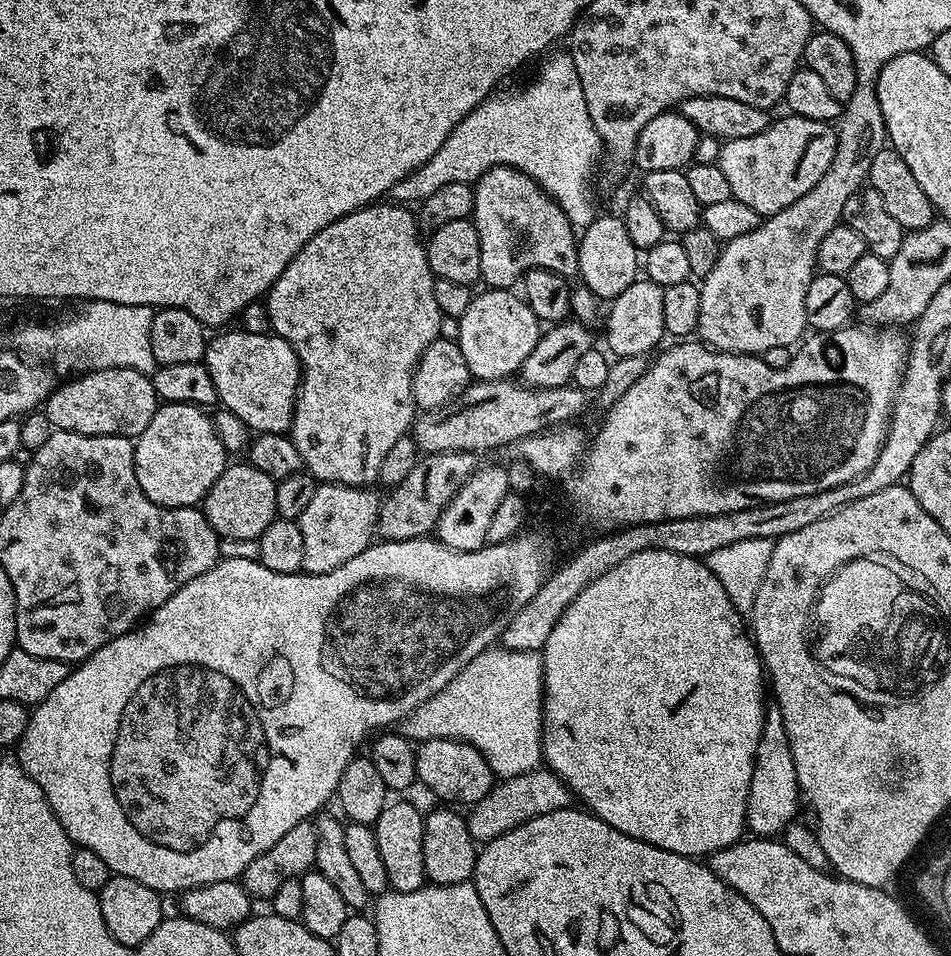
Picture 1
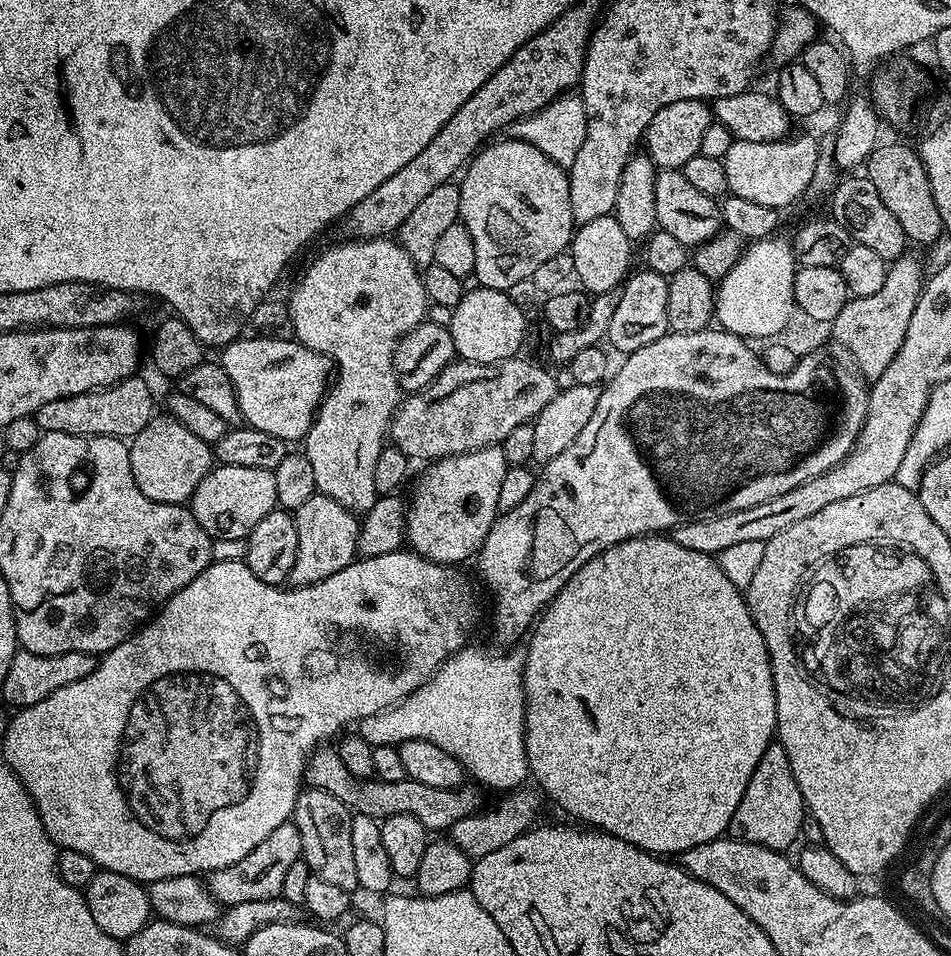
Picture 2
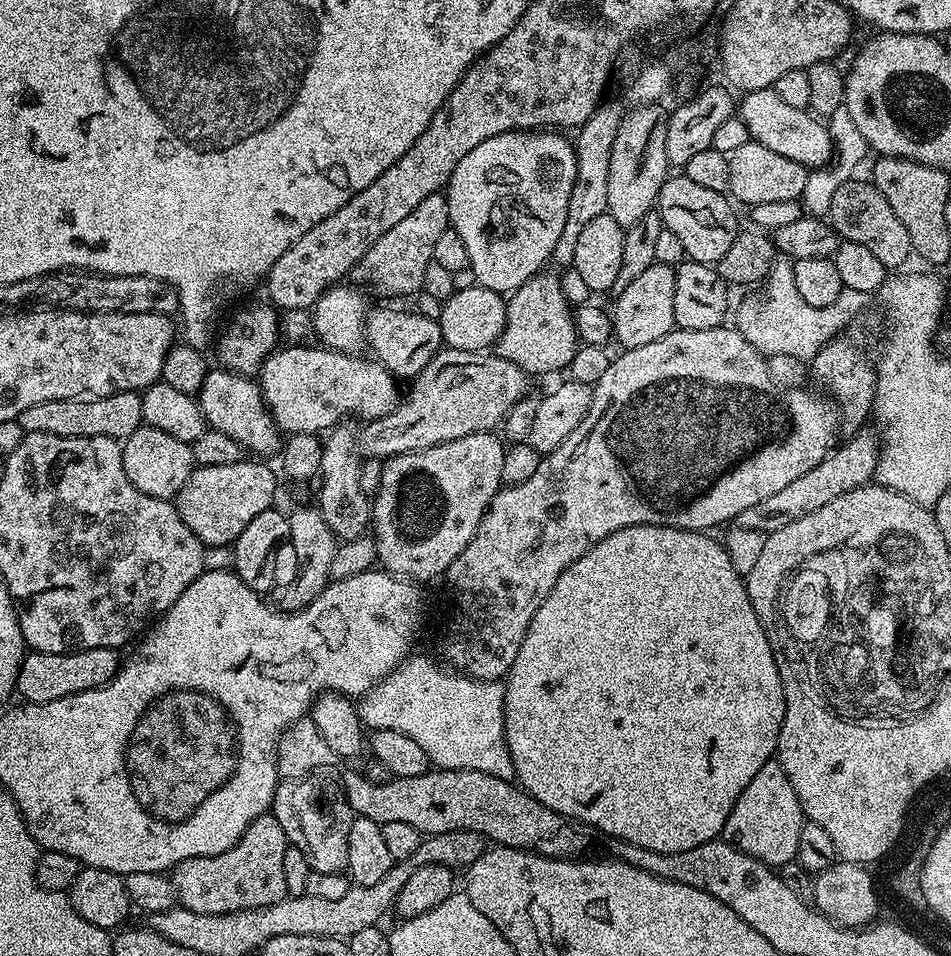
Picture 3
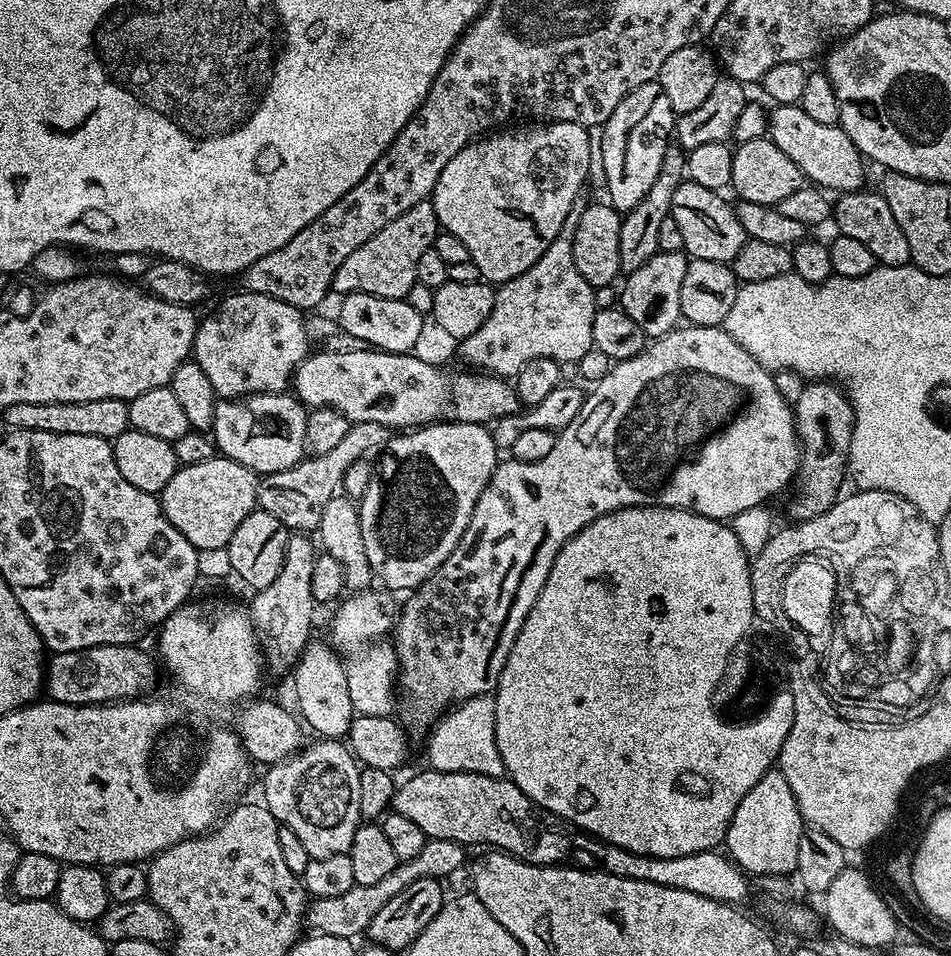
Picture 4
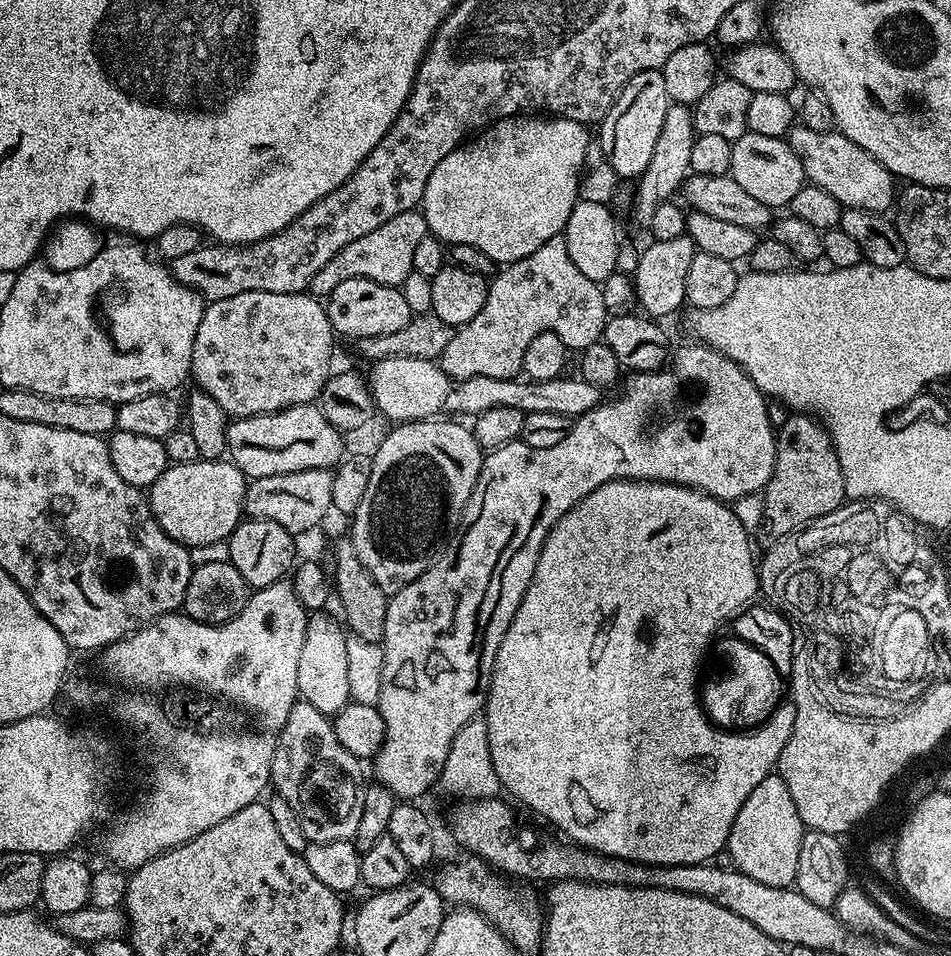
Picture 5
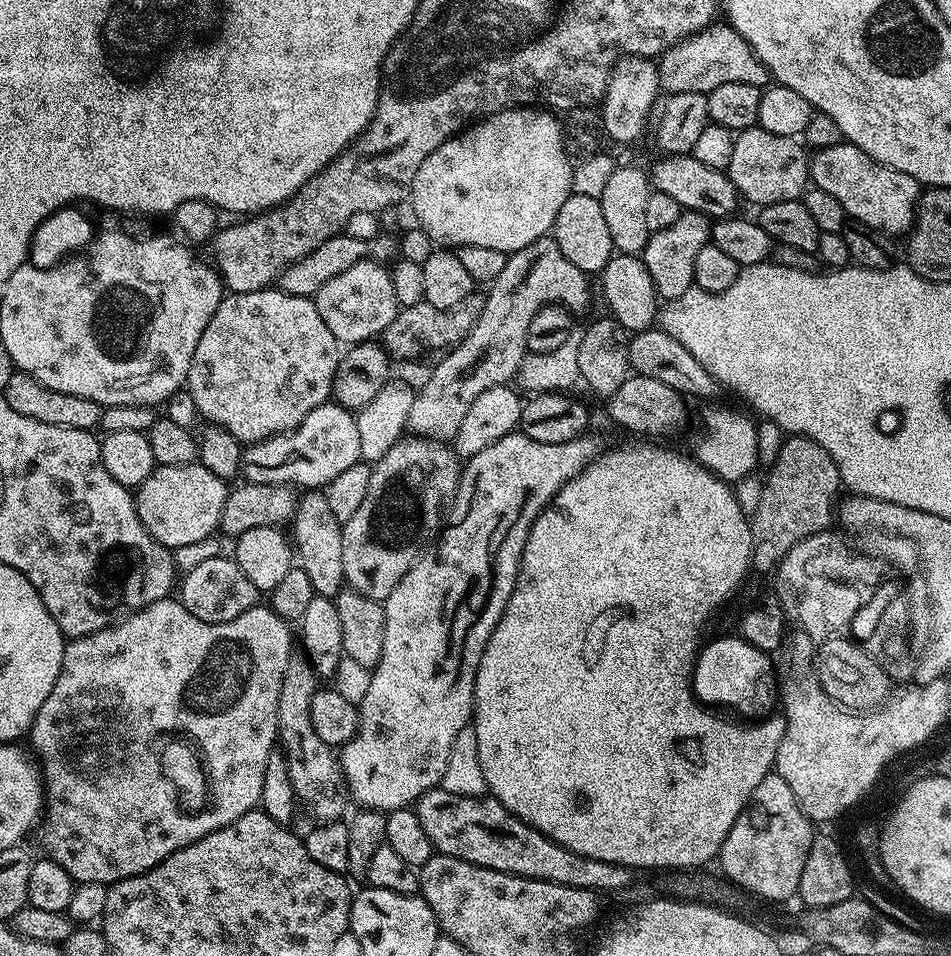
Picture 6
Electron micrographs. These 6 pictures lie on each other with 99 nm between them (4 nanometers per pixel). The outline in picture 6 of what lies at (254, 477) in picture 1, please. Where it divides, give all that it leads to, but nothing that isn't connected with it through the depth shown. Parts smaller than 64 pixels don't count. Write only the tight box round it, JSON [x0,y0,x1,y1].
[134,462,229,550]

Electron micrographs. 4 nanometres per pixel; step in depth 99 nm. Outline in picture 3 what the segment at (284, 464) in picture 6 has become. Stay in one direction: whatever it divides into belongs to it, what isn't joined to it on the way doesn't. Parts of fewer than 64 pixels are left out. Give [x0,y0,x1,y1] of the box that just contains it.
[198,366,282,458]

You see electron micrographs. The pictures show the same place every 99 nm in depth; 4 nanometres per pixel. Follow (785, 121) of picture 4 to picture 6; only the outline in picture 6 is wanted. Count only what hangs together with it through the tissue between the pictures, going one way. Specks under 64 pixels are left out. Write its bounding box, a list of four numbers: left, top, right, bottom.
[810,142,922,238]

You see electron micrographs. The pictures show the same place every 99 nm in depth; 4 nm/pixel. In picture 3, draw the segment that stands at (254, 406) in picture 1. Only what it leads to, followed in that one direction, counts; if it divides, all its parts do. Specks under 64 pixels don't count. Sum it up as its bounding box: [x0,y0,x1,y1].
[258,346,402,434]

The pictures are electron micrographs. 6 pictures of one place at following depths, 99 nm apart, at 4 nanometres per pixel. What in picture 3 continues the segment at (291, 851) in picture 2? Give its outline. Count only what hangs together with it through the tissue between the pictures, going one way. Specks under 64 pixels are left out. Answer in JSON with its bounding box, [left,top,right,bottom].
[171,814,289,914]

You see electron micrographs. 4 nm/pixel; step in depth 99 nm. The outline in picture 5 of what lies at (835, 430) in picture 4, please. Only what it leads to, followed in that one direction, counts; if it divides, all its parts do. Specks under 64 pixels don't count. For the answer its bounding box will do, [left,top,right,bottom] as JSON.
[762,414,845,538]

